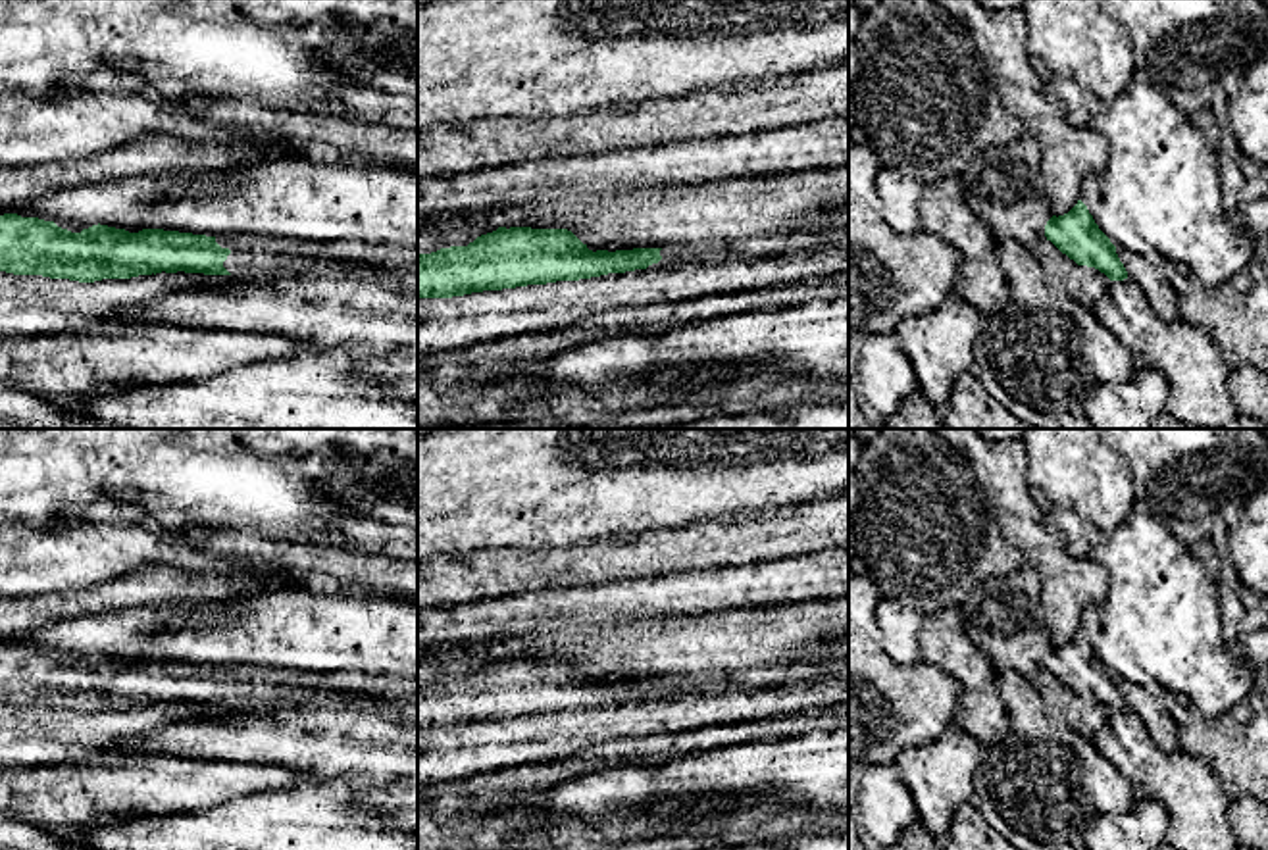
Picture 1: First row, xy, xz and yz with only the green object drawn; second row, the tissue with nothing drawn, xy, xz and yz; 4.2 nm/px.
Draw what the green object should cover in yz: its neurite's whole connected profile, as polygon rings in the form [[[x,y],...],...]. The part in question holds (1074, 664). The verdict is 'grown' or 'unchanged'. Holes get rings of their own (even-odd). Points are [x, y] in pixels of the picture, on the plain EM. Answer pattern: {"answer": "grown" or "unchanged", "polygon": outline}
{"answer": "grown", "polygon": [[[1081,631],[1068,644],[1052,646],[1045,667],[1078,696],[1095,698],[1110,712],[1131,708],[1160,750],[1179,750],[1179,733],[1164,704],[1141,687],[1116,679]]]}

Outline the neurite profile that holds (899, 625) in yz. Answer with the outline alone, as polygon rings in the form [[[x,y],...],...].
[[[881,596],[875,608],[881,646],[899,665],[910,665],[920,660],[920,625],[924,613],[899,598]]]

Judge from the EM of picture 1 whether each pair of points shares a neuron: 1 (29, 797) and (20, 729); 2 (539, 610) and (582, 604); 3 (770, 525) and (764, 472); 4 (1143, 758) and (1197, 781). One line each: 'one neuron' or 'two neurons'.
1: two neurons
2: one neuron
3: two neurons
4: one neuron

